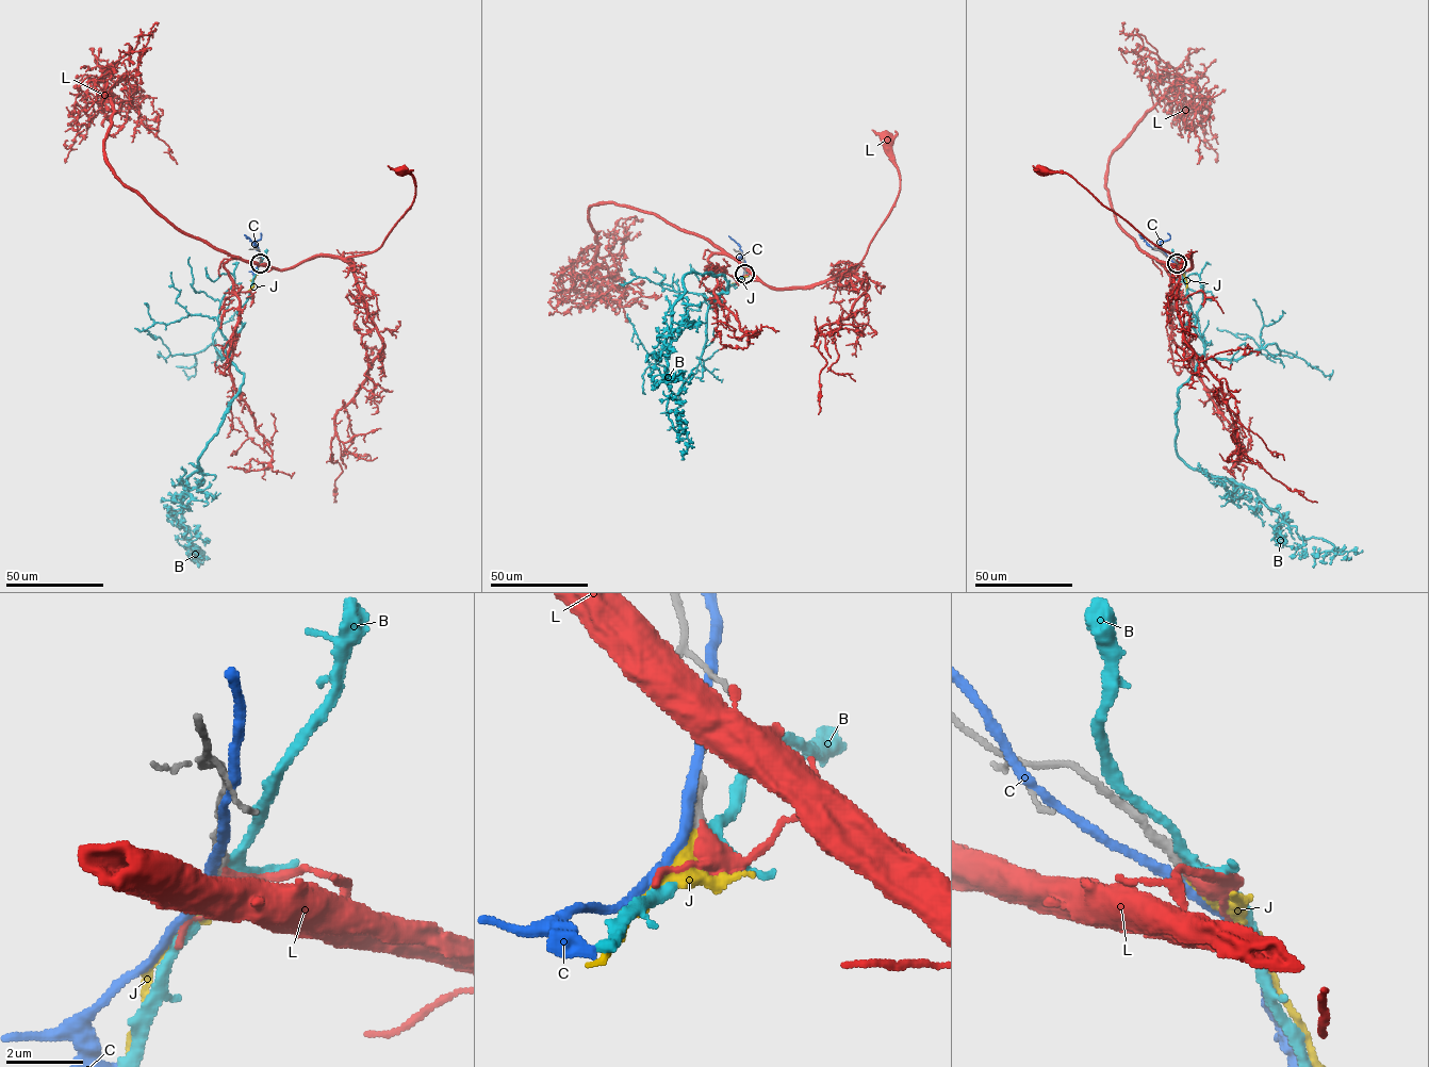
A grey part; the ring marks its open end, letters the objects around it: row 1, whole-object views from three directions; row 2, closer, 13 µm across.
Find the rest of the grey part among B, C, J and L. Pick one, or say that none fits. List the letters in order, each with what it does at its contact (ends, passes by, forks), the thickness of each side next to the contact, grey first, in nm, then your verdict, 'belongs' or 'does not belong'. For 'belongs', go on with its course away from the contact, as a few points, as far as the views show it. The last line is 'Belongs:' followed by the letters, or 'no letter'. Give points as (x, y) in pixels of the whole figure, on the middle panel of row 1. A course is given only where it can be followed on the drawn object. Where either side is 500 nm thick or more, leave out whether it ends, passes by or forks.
B: it forks; calibres 400 and 240 nm; does not belong
C: it passes by; calibres 400 and 280 nm; does not belong
J: it ends; calibres 360 and 320 nm; belongs; course (744, 274), (737, 284), (732, 283)
L: it ends; calibres 380 and 460 nm; does not belong
Belongs: J

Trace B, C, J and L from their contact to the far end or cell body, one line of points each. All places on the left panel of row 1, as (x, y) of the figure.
B: (260, 262), (230, 355), (243, 382), (181, 497), (189, 527), (182, 538), (204, 552), (197, 551)
C: (260, 263), (261, 252), (244, 234)
J: (260, 263), (252, 285), (247, 291)
L: (260, 263), (284, 269), (319, 256), (348, 258), (374, 251), (410, 208), (415, 195), (414, 179), (399, 170)

